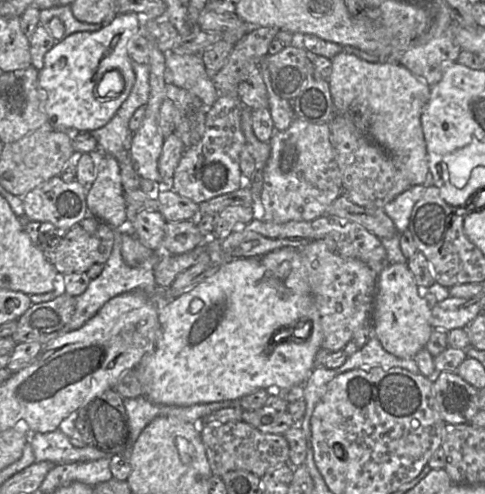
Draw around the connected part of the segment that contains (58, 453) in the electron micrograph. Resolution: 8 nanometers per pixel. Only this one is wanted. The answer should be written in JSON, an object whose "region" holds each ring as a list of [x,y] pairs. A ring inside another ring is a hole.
{"region":[[[60,429],[47,433],[32,433],[29,442],[33,449],[35,462],[49,461],[60,465],[99,459],[111,460],[114,456],[94,446],[75,447]]]}

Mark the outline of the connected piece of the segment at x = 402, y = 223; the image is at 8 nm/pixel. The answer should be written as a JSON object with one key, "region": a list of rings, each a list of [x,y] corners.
{"region":[[[413,185],[383,208],[393,221],[398,234],[408,230],[413,207],[423,196],[425,189],[426,185]]]}

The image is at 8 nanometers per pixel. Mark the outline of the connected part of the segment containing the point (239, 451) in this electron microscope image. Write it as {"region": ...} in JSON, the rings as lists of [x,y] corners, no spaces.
{"region":[[[244,421],[202,425],[200,433],[212,475],[222,477],[229,471],[243,470],[261,478],[271,467],[289,462],[289,444],[283,435],[262,433]]]}

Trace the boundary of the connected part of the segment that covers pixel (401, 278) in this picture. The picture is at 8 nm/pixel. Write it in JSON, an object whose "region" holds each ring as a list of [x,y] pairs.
{"region":[[[390,263],[377,278],[372,333],[390,354],[401,359],[414,359],[425,348],[434,330],[431,325],[431,306],[428,291],[417,285],[407,264]]]}

